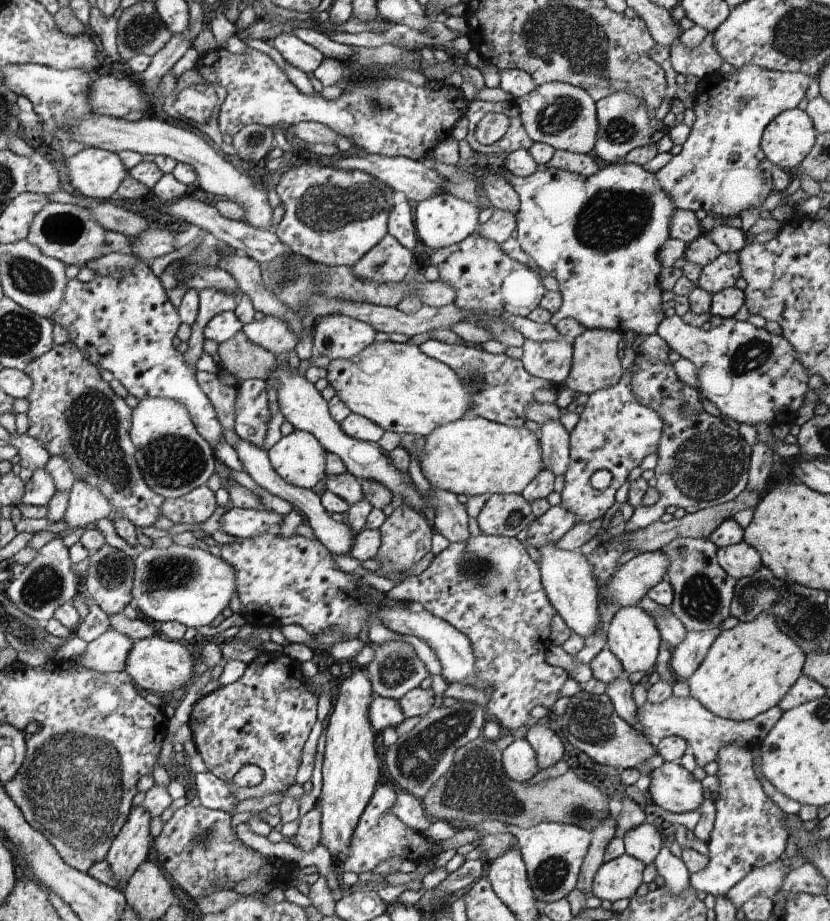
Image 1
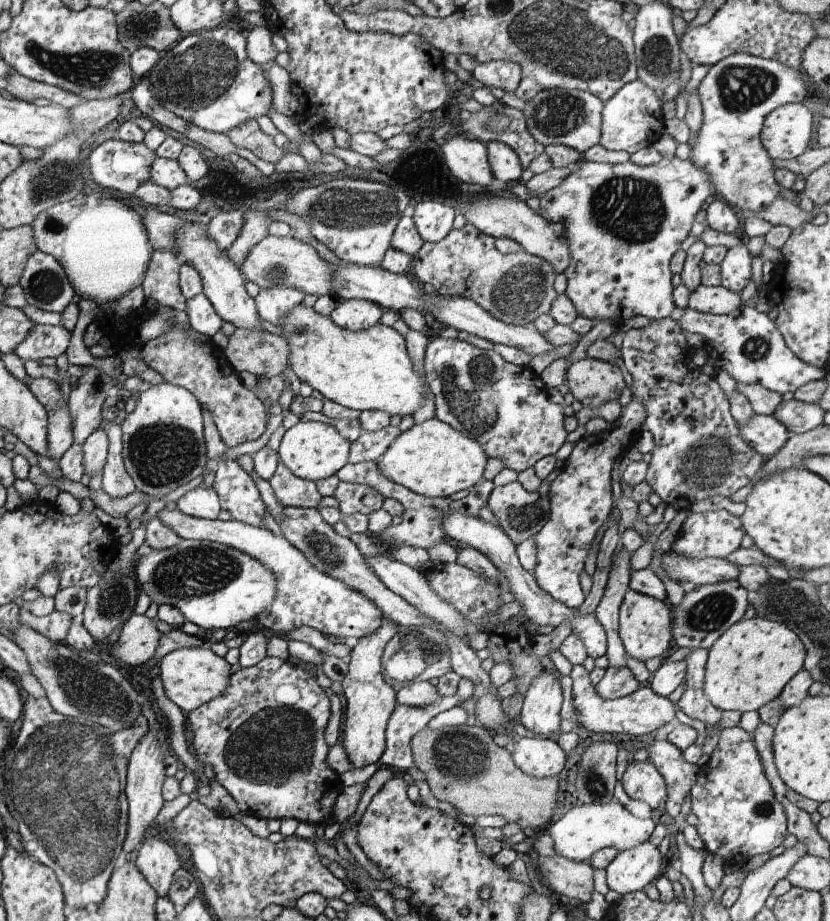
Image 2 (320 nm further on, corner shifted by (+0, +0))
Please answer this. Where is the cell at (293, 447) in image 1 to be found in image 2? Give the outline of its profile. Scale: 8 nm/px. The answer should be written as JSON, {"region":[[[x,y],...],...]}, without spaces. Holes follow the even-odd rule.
{"region":[[[299,421],[282,437],[278,456],[296,476],[316,482],[335,475],[348,463],[350,442],[330,422]]]}

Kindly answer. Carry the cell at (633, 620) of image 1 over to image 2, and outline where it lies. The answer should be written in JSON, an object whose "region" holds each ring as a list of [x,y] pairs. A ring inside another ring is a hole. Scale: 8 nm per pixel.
{"region":[[[628,589],[619,608],[619,635],[628,655],[646,662],[654,656],[666,656],[673,646],[672,608],[665,601]]]}

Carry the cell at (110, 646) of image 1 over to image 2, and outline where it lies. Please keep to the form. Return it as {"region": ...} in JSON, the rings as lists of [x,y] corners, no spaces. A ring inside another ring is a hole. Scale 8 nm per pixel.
{"region":[[[135,614],[122,626],[118,640],[112,646],[104,647],[102,652],[112,662],[121,660],[130,666],[144,664],[154,658],[163,636],[153,618]]]}

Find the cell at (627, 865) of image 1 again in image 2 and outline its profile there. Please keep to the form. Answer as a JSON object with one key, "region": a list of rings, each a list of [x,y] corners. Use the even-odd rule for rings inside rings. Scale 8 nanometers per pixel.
{"region":[[[649,840],[619,851],[605,868],[607,885],[622,895],[642,891],[664,873],[667,861]]]}

